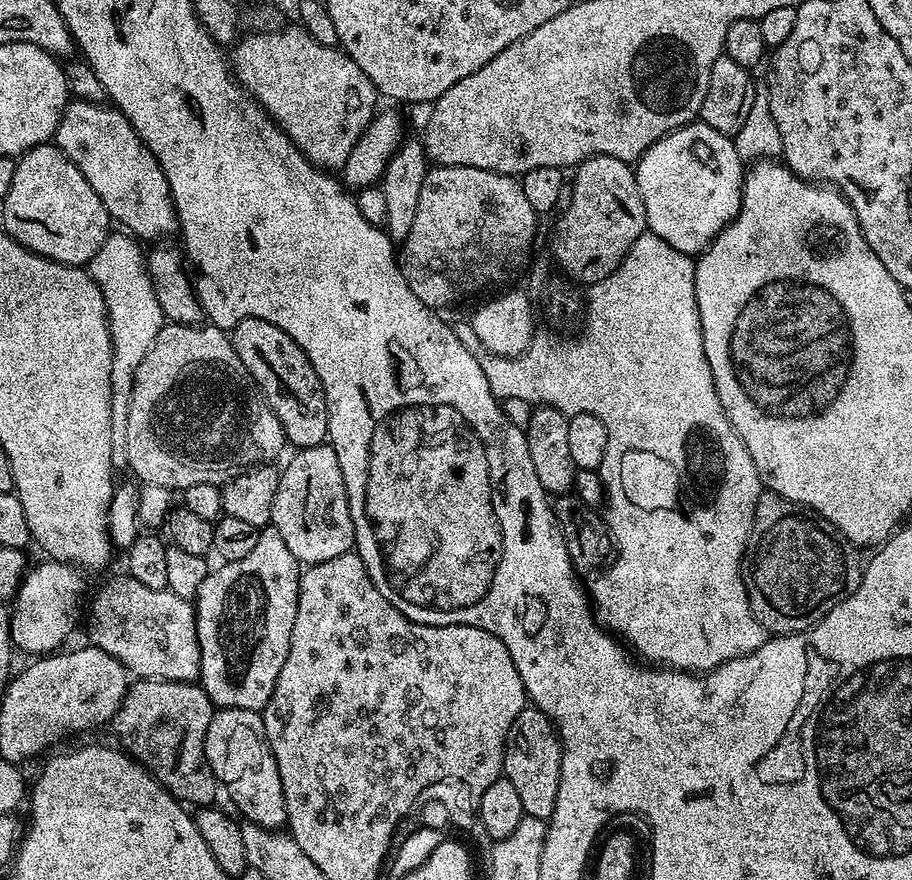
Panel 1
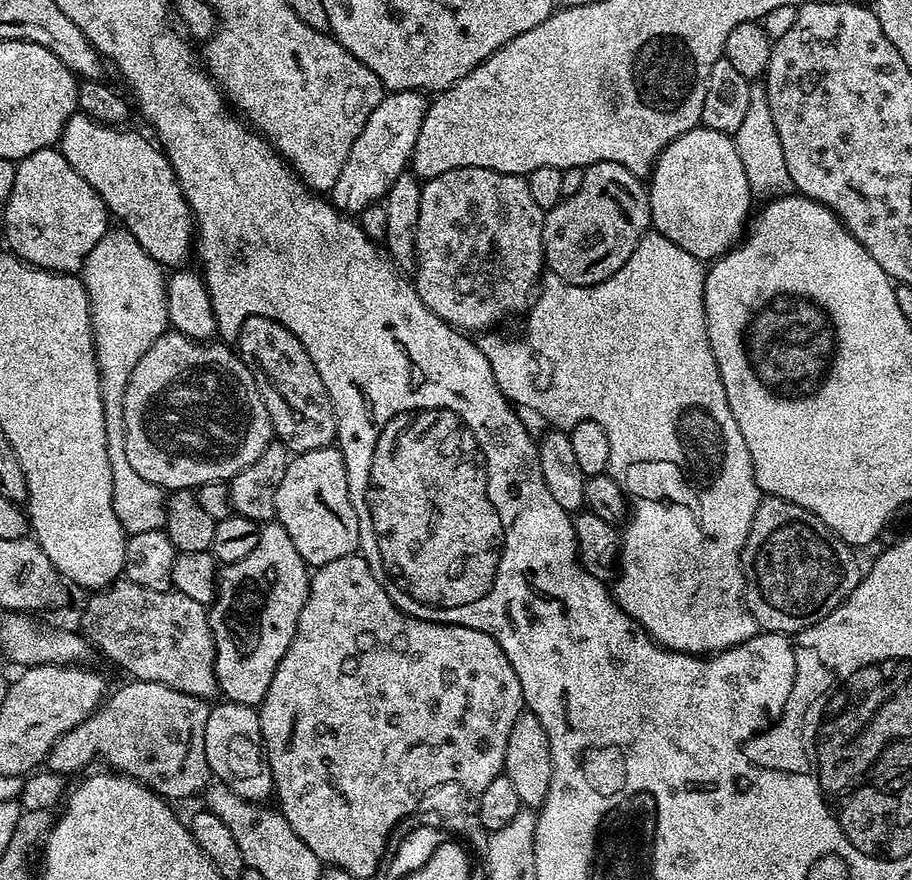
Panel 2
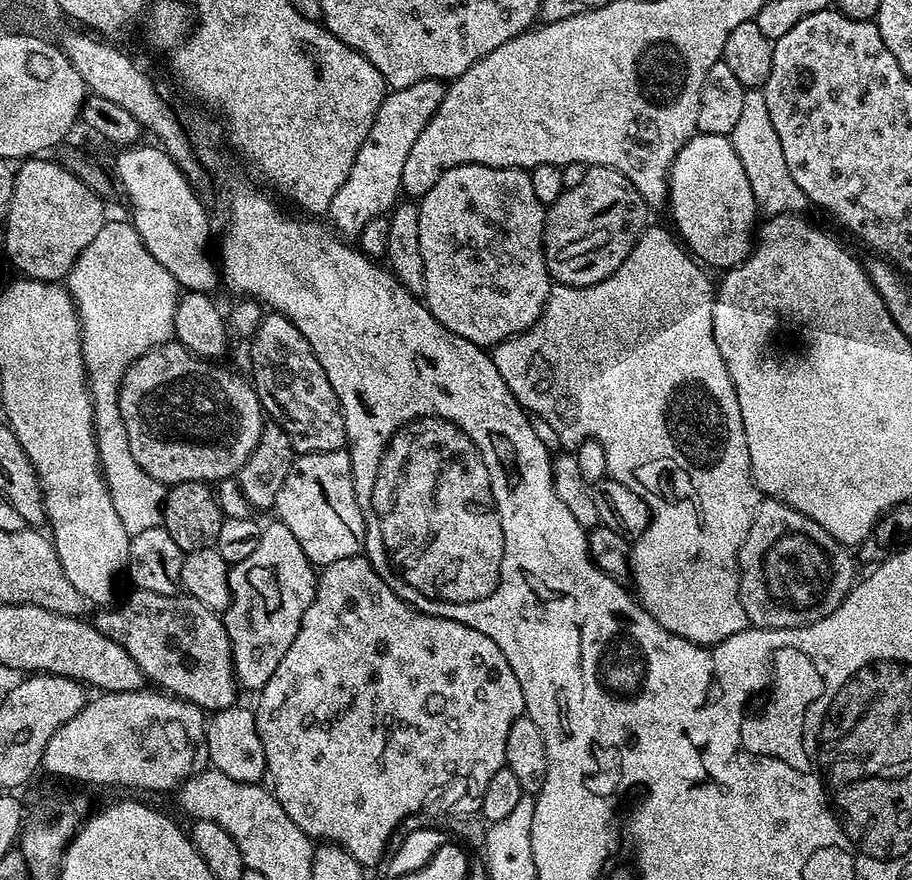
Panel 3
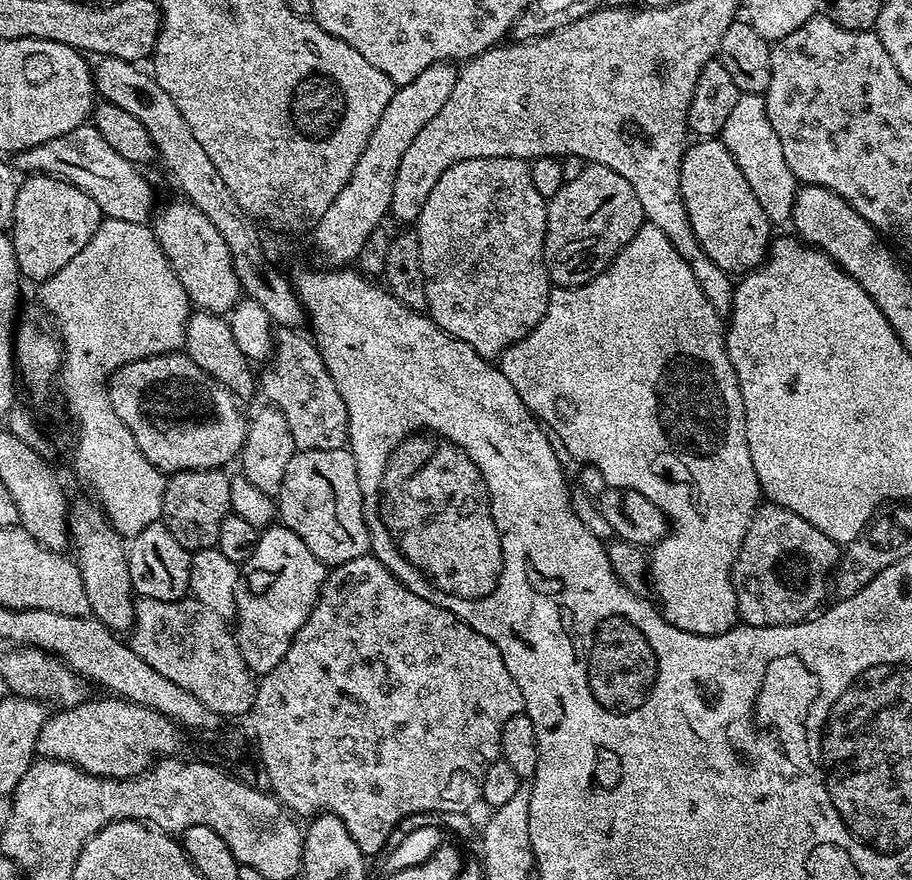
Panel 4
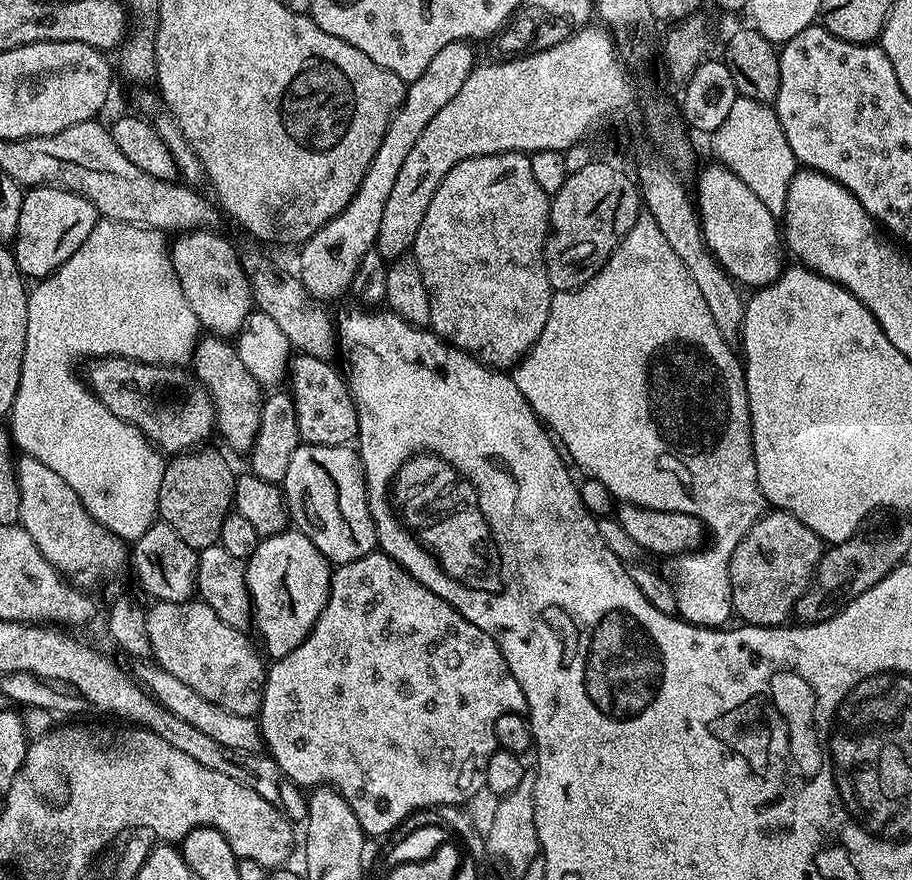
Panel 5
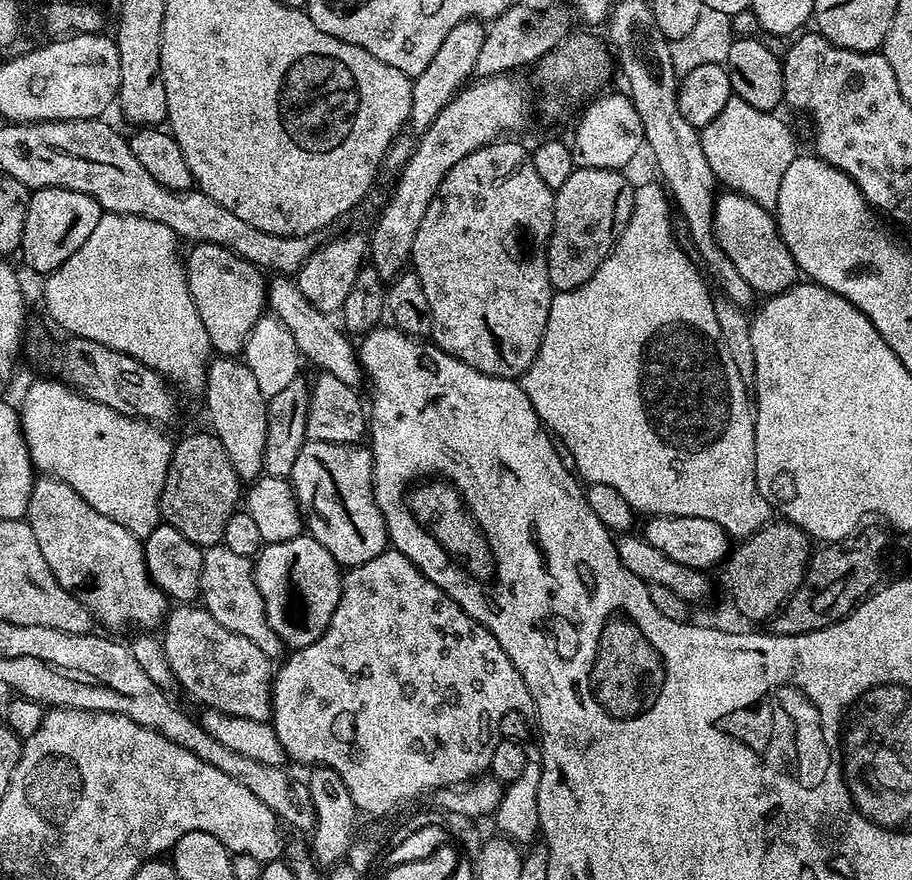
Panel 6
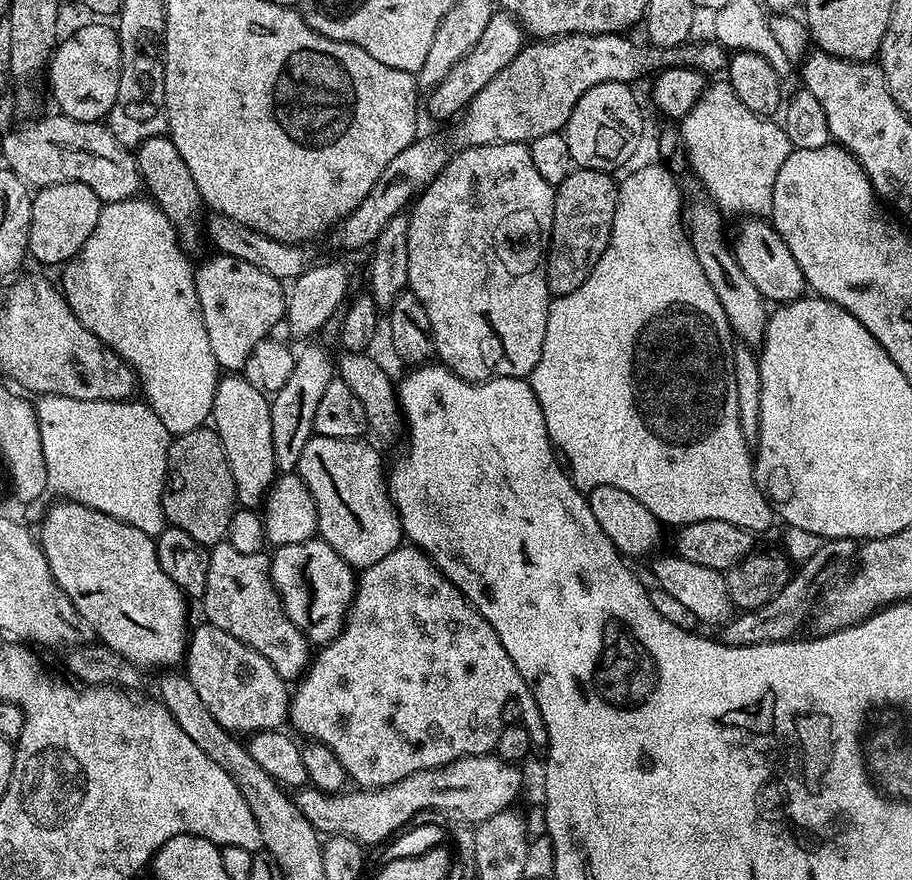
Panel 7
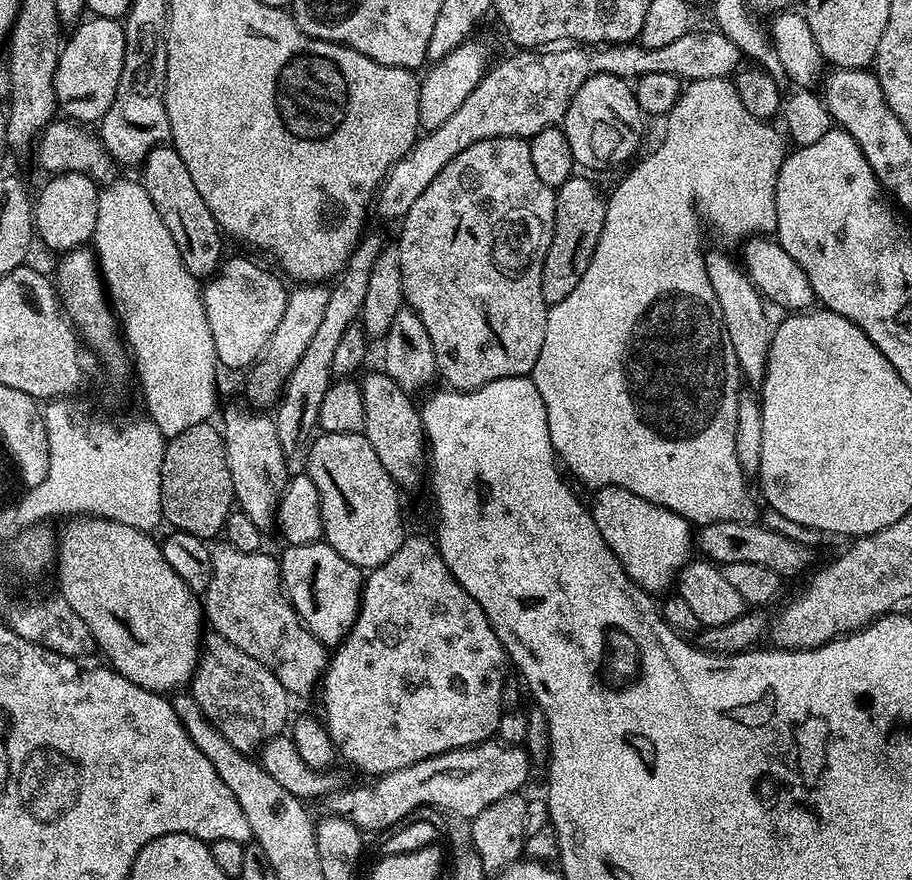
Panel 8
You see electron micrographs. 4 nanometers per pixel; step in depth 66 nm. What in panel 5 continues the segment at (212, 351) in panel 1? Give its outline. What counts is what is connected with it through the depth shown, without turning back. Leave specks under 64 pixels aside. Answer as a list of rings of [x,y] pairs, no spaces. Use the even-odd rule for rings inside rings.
[[[106,356],[91,361],[87,387],[120,419],[133,424],[164,454],[196,450],[217,427],[216,408],[207,387],[187,367],[168,367]]]

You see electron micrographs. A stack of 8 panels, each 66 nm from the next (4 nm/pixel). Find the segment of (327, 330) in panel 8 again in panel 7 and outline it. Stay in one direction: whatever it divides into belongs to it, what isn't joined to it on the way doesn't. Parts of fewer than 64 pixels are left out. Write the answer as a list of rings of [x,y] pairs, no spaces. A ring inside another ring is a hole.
[[[308,344],[295,353],[295,364],[290,378],[271,397],[270,426],[274,438],[274,462],[281,473],[296,472],[300,466],[302,450],[313,436],[314,413],[318,411],[318,401],[326,386],[334,378],[334,356],[320,344]]]

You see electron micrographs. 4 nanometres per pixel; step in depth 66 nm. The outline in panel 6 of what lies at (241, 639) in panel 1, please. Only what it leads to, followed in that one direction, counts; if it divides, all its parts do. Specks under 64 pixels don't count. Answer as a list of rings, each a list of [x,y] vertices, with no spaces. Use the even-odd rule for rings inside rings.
[[[311,534],[290,538],[290,542],[265,544],[260,555],[255,557],[254,575],[268,624],[289,649],[310,646],[310,642],[328,629],[342,594],[342,568],[330,550],[326,550],[326,546],[319,544]]]

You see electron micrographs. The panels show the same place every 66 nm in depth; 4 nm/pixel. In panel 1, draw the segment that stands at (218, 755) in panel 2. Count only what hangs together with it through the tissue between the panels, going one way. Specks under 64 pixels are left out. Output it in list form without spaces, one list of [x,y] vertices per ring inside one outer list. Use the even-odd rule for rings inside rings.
[[[222,708],[212,713],[210,730],[206,730],[206,758],[210,770],[216,775],[221,785],[228,787],[239,815],[245,821],[261,824],[263,828],[280,830],[287,825],[286,798],[282,794],[282,778],[278,774],[278,762],[270,750],[270,742],[266,738],[264,717],[259,711],[238,710],[237,708]]]

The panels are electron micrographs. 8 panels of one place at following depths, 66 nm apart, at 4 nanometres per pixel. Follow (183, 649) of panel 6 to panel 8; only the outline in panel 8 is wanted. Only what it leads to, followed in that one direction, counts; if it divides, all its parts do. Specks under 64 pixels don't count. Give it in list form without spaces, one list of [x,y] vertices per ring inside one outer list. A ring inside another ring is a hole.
[[[212,634],[207,637],[200,661],[196,663],[196,673],[190,681],[192,696],[202,706],[202,714],[217,728],[238,750],[249,754],[264,747],[266,741],[281,735],[289,723],[288,700],[290,694],[258,662],[258,658],[250,658],[250,654],[242,654],[238,646],[226,642],[226,638]]]

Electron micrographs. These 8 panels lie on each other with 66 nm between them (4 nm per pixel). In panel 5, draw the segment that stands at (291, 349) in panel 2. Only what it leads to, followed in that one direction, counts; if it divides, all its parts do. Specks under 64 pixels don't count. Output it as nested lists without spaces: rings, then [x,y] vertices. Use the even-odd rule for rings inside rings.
[[[297,355],[290,364],[290,395],[298,414],[298,434],[305,444],[314,446],[351,445],[360,435],[358,430],[358,410],[348,389],[347,379],[335,363]]]

